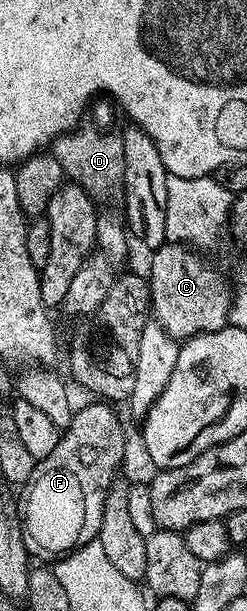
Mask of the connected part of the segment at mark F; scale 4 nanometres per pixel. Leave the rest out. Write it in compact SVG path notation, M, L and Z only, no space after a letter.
M93 402L73 412L72 421L63 429L58 446L54 446L54 450L50 450L46 459L39 461L32 471L32 479L23 489L24 500L22 496L20 504L20 525L29 553L45 552L51 558L60 558L99 537L104 499L123 462L126 424L112 408L115 407L108 402Z

